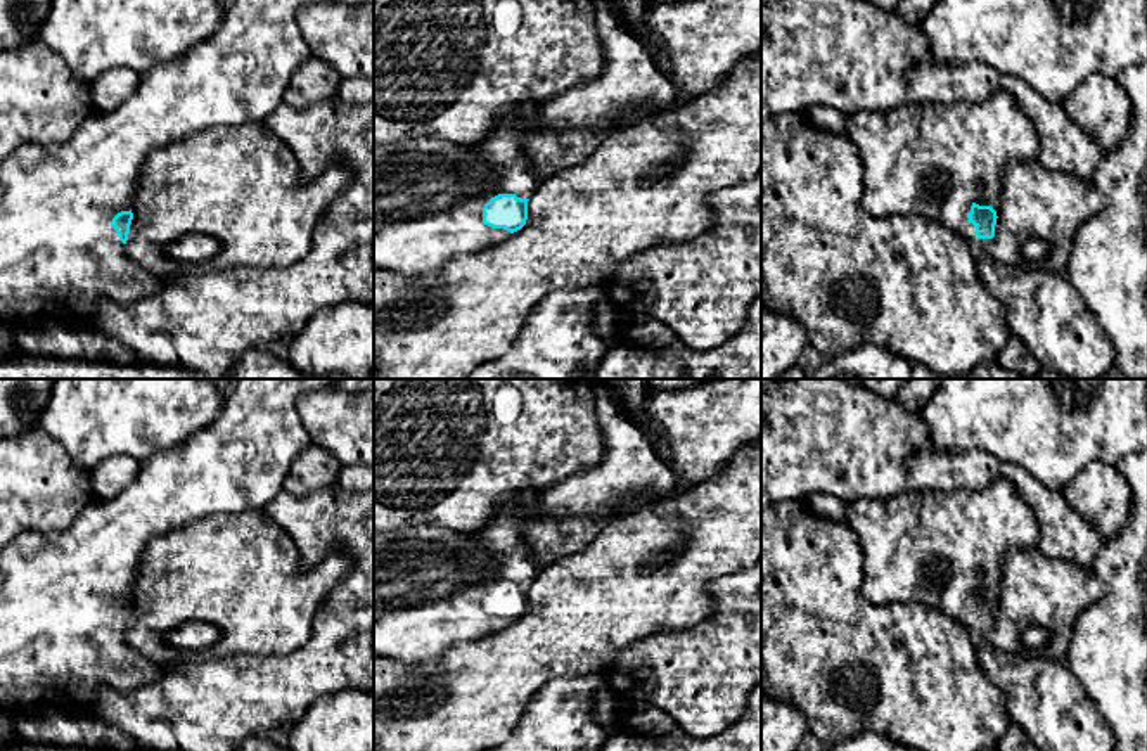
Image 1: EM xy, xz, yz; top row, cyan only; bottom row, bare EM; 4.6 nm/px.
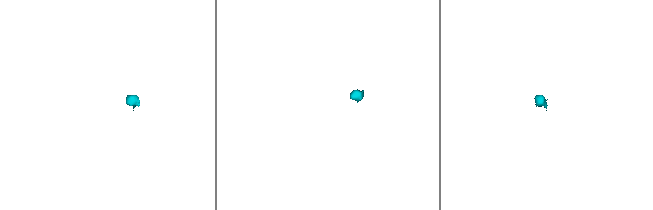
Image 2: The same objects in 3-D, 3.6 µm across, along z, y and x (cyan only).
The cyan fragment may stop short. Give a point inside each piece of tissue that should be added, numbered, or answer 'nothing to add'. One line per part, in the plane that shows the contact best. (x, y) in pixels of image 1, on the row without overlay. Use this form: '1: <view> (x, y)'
1: xz (429, 582)

